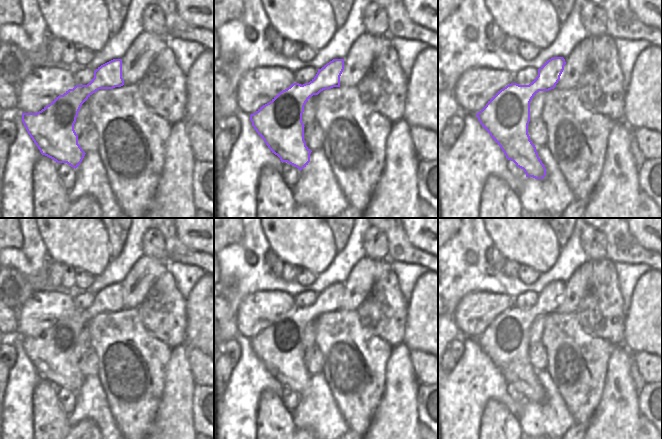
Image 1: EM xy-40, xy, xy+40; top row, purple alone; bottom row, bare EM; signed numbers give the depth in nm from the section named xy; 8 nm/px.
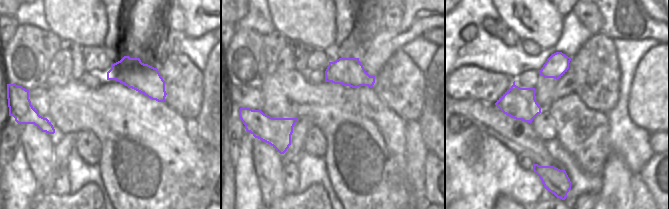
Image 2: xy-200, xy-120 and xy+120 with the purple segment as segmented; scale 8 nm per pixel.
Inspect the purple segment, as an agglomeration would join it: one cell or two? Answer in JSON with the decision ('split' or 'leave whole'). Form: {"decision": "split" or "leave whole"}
{"decision": "leave whole"}

